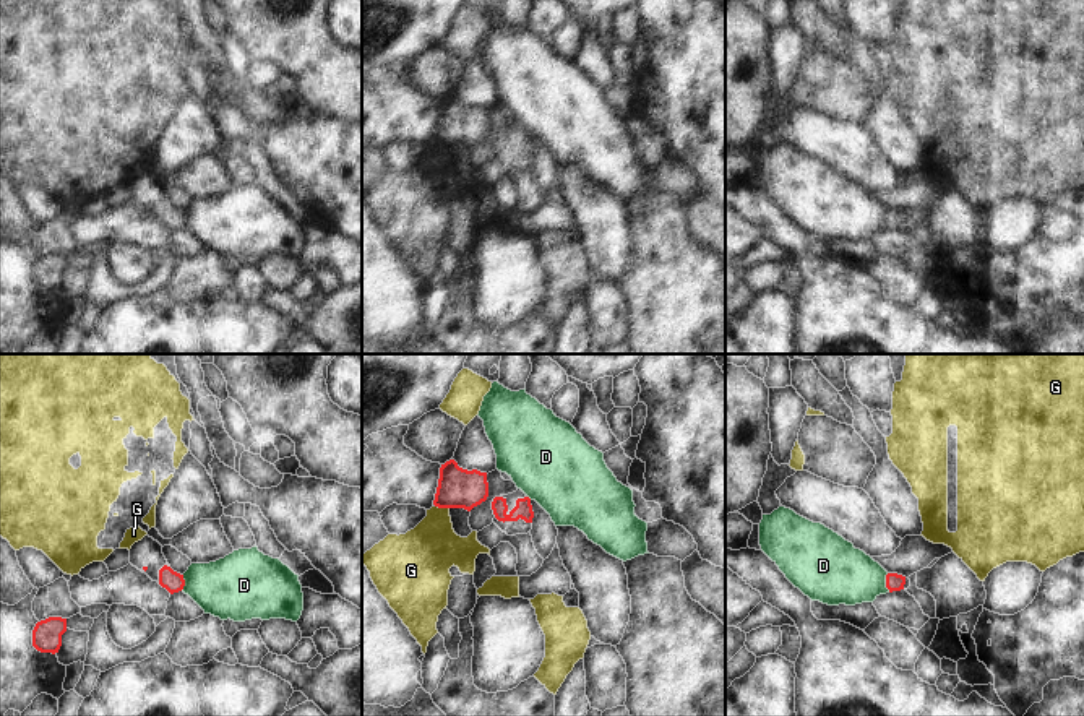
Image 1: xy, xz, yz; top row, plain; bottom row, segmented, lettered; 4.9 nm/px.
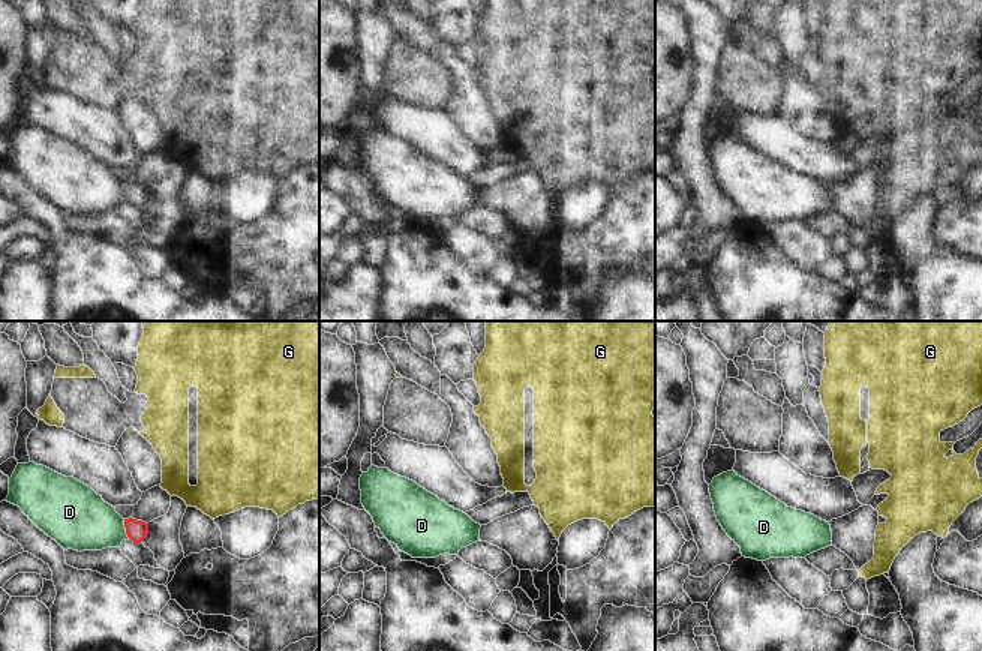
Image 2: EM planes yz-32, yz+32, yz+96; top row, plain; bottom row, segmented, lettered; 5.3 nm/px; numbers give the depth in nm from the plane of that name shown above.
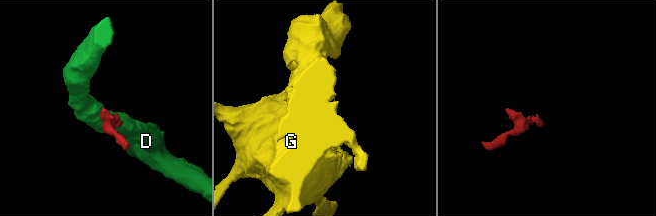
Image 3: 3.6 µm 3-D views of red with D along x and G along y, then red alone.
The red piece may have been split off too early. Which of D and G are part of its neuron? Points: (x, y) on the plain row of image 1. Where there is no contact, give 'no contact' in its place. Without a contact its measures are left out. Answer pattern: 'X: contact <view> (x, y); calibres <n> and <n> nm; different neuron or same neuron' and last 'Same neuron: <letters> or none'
D: contact yz (886, 219); calibres 90 and 300 nm; different neuron
G: contact xz (442, 143); calibres 200 and 280 nm; different neuron
Same neuron: none

